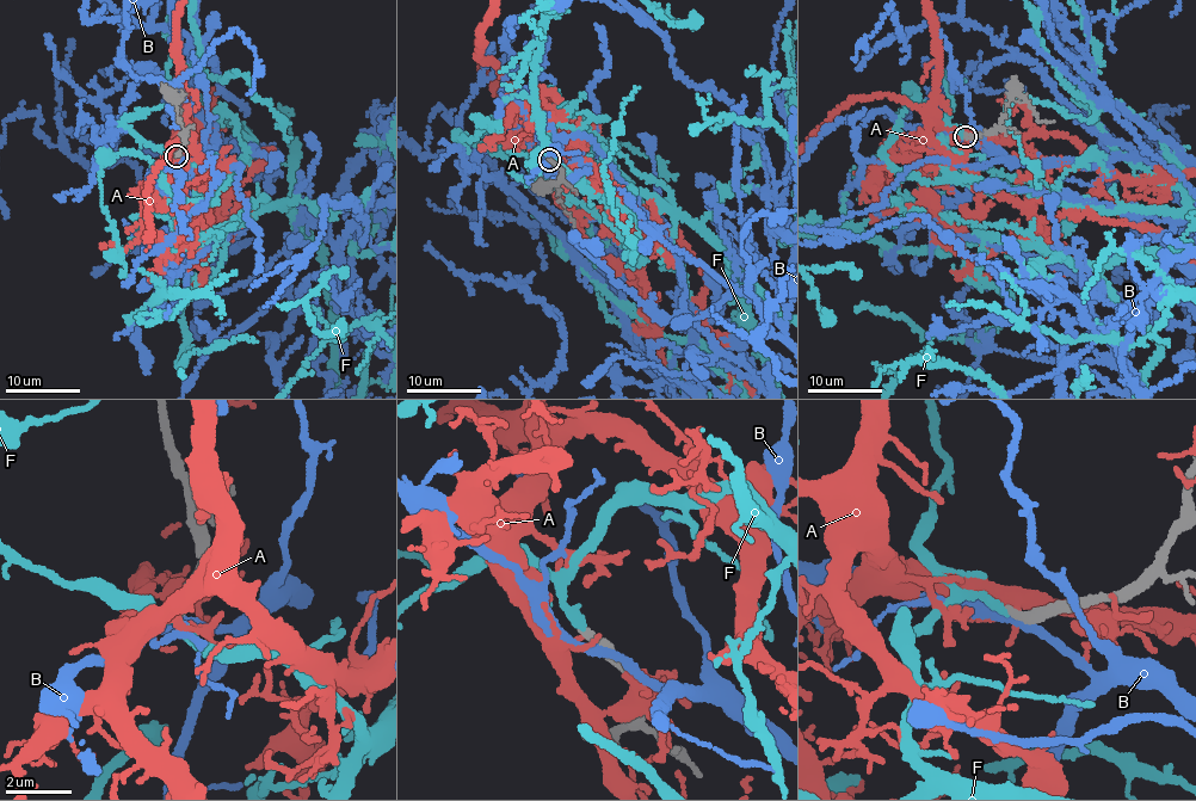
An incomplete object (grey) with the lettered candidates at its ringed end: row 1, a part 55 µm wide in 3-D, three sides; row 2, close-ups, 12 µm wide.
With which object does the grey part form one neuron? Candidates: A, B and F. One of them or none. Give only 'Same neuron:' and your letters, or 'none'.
Same neuron: F

